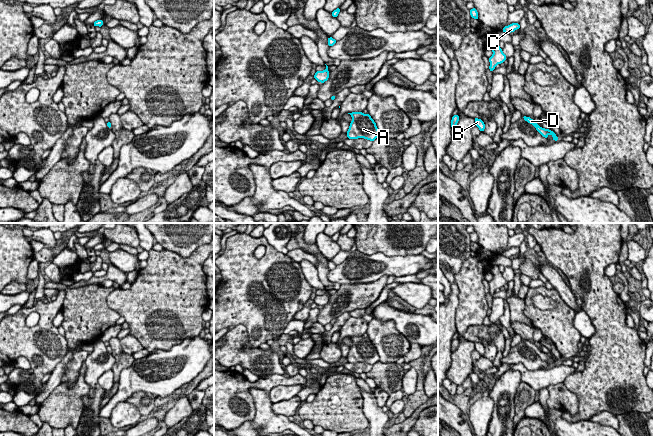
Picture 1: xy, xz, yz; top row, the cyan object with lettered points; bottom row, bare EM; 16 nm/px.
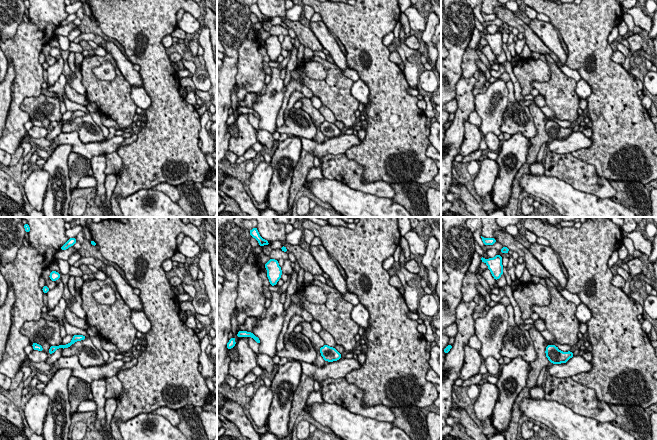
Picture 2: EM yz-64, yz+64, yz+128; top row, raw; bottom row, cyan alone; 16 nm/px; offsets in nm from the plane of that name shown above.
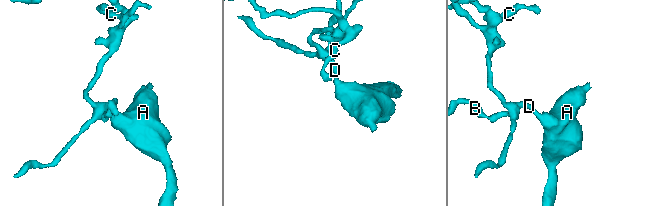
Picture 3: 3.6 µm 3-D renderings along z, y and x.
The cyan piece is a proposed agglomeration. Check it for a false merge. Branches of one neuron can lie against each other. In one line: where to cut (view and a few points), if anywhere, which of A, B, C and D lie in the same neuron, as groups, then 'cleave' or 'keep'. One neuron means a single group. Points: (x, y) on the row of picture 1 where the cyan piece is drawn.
cut none; groups A B C D; keep

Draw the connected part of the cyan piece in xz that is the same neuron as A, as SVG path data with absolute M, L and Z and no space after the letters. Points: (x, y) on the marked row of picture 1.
M352 112L348 114L350 114L353 119L346 134L348 139L364 138L374 141L379 137L379 130L369 113Z

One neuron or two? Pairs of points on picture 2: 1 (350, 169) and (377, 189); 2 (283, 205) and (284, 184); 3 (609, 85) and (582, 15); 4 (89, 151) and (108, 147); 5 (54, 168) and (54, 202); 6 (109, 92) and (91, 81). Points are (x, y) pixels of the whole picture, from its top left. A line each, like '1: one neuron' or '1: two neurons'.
1: one neuron
2: one neuron
3: one neuron
4: one neuron
5: one neuron
6: one neuron

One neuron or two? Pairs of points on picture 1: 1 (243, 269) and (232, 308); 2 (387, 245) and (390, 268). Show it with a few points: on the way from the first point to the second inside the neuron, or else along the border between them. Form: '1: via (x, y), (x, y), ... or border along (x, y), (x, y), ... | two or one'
1: via (243, 279), (243, 295), (240, 298) | one
2: border along (365, 253), (412, 255) | two

